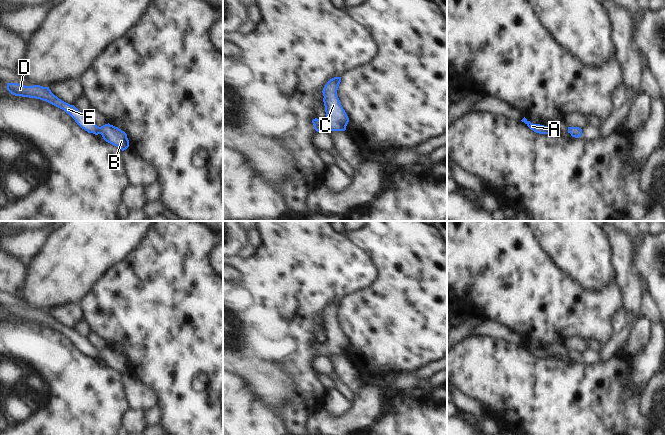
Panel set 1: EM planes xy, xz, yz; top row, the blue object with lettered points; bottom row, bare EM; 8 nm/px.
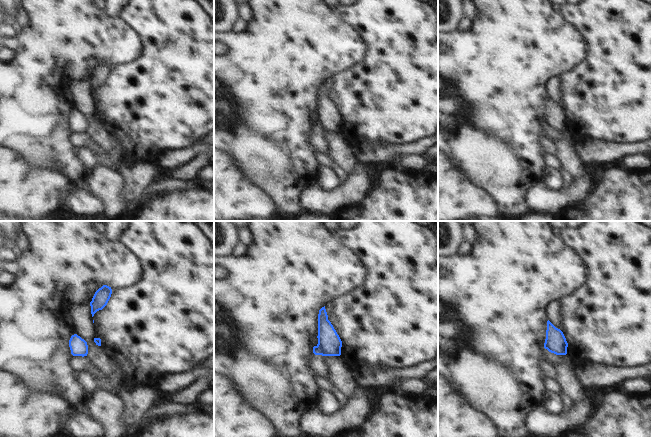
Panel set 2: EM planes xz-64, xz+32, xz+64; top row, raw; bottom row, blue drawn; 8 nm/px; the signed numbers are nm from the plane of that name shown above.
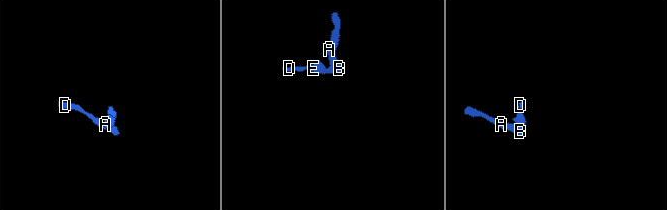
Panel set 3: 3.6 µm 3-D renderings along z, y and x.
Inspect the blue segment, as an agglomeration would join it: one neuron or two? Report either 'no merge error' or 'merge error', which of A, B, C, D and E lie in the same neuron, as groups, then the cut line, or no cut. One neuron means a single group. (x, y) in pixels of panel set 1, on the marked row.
no merge error; A B C D E; no cut

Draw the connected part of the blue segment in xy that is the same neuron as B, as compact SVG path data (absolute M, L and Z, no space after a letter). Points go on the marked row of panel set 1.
M7 83L7 90L15 96L40 99L64 110L82 129L95 135L101 134L106 142L120 148L122 151L129 147L129 140L124 131L109 123L101 127L97 126L89 114L82 113L74 105L70 105L59 99L51 92L49 87Z

